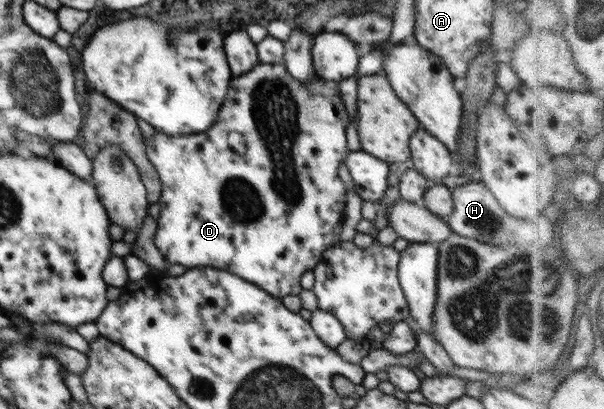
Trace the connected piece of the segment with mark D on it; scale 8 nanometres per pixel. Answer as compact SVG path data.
M284 62L268 64L268 63L259 63L252 67L249 73L245 73L245 75L241 75L241 77L233 76L230 81L230 86L225 98L225 103L221 104L219 110L219 117L217 121L213 125L211 125L211 129L207 129L205 133L200 134L189 134L184 136L172 136L168 133L163 133L162 131L156 130L155 135L151 137L151 139L144 139L146 156L150 159L150 162L154 164L155 169L157 170L158 177L161 182L161 197L159 198L159 207L160 214L156 219L158 226L156 228L154 243L159 248L159 251L162 253L163 257L167 260L171 265L178 264L184 266L187 270L193 268L201 268L201 267L211 267L217 269L223 269L224 271L230 272L233 275L237 275L241 277L241 279L246 280L248 283L253 284L253 286L260 287L269 295L282 299L287 295L297 295L303 291L301 286L301 277L303 277L303 273L305 271L313 271L313 268L317 266L319 260L322 258L322 253L329 247L337 245L337 243L341 242L339 233L341 233L341 226L345 221L345 203L346 203L346 193L345 185L343 181L339 178L339 165L343 163L343 157L348 154L349 150L347 149L347 140L345 139L345 127L349 125L349 115L347 115L347 109L343 107L343 101L341 101L341 97L339 97L339 91L337 91L337 83L335 81L329 81L325 79L318 78L315 76L315 79L311 80L308 84L301 83L297 79L293 79L289 73L287 73L287 69L285 69Z

